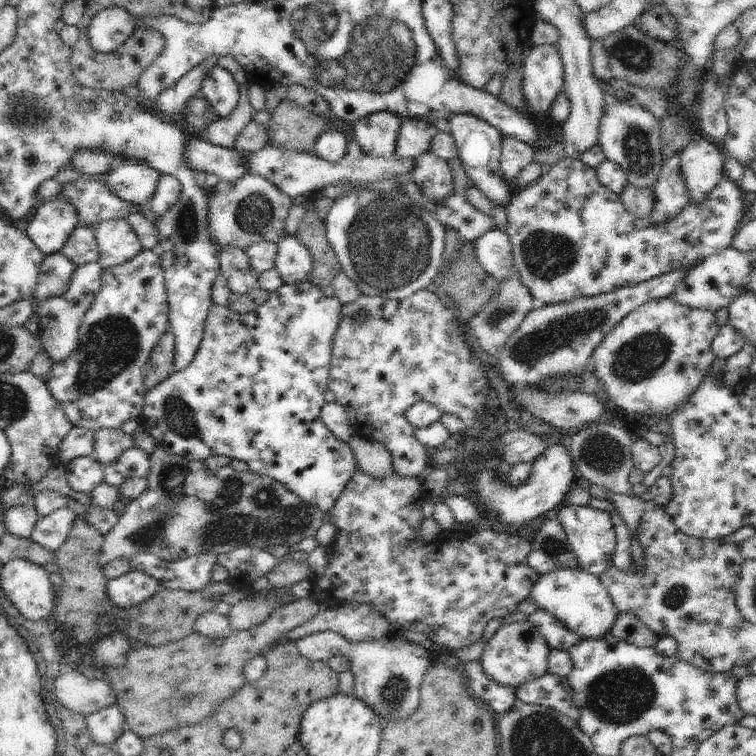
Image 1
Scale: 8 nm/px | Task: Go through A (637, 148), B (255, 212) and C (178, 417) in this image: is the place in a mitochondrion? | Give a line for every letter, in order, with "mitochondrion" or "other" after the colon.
A: mitochondrion
B: mitochondrion
C: mitochondrion

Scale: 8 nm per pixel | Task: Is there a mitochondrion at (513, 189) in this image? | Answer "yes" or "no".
no

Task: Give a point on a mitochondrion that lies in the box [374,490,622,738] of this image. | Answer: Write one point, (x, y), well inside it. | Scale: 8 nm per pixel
(395, 693)

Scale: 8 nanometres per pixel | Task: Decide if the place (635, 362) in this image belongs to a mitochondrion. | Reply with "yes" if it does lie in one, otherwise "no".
yes

